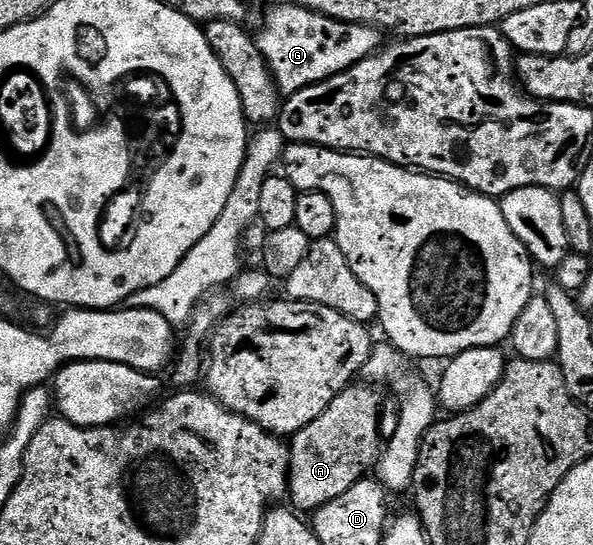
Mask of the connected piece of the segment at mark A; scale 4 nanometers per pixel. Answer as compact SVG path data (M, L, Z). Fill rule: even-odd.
M353 383L348 388L343 389L334 399L334 403L330 403L330 407L326 407L326 411L322 411L322 415L318 415L318 419L314 419L314 423L302 427L302 431L292 434L290 438L290 444L287 446L287 496L290 501L292 497L293 503L291 502L291 504L301 514L311 514L313 511L321 509L326 503L330 503L330 499L338 499L338 495L346 495L346 491L350 491L350 487L354 487L354 483L365 480L367 473L364 472L371 465L373 468L374 462L381 452L380 393L376 390L379 388L372 383L360 384Z

